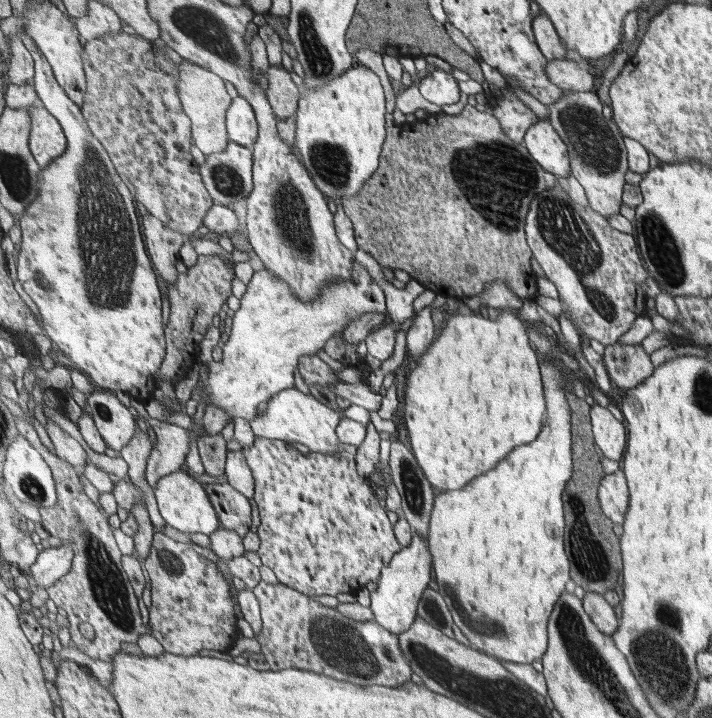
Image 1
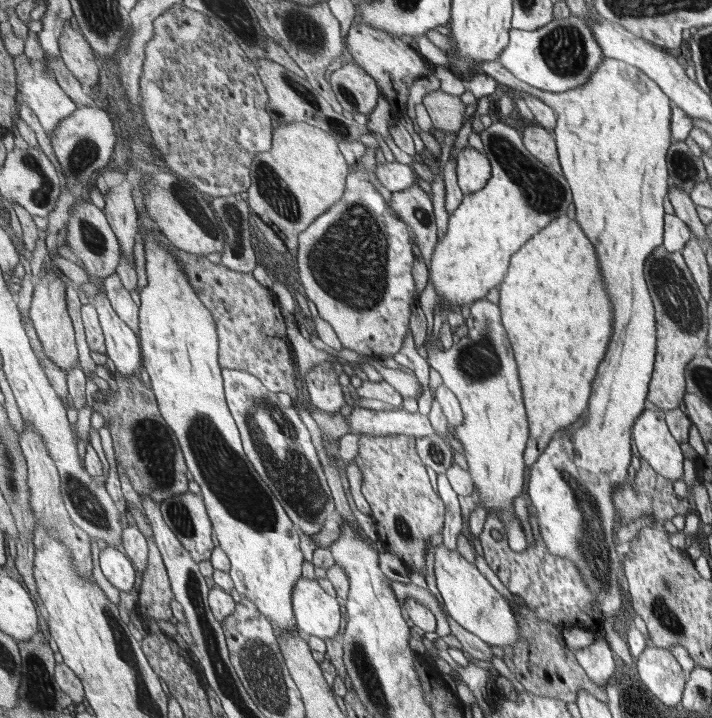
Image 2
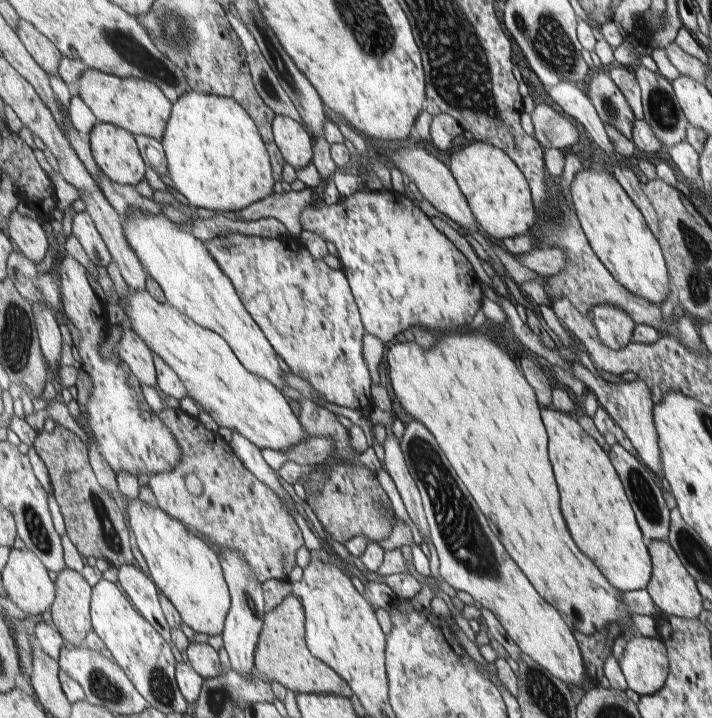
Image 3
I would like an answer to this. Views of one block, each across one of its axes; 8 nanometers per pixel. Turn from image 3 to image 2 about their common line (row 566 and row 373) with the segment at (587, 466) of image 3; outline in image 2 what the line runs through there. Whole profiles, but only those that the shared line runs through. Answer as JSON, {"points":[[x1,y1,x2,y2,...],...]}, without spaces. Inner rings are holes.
{"points":[[604,57,602,63,597,67,591,79,589,79,582,87,571,89,571,91,563,93,545,92,541,89,531,86,529,83,517,79,510,71,505,68,499,60,497,61,483,61,480,66,480,72,485,73,487,76,496,78,500,84,505,85,518,92,531,94,537,98,541,98,543,103,547,104,558,115,557,127,553,134,556,136,559,158,562,165,563,176,567,177,569,184,574,194,575,218,581,223,583,232,587,234,587,238,591,240,591,244,595,244,600,267,604,274,604,281,606,282,606,289,609,291,613,306,615,307,615,320,614,320,614,335,612,336,609,350,606,354,606,359,603,360,599,367,598,376,595,377,594,391,592,392,590,403,586,414,583,414,585,423,582,427,575,430,573,433,561,434,560,438,551,441,546,448,546,451,539,457,537,463,529,468,529,475,527,476,527,488,525,489,524,496,528,505,535,506,538,512,538,519,540,522,540,529,548,546,548,549,557,556,562,556,571,559,575,562,576,567,579,567,579,574,583,576,585,584,589,586,591,592,595,594,595,610,601,614,602,621,611,621,619,616,621,606,626,605,624,596,621,596,621,580,619,580,619,572,621,572,621,562,619,562,619,554,617,554,617,542,615,542,615,532,619,525,617,508,614,503,614,490,619,485,622,485,628,479,629,464,633,458,633,448,631,442,634,440,633,430,635,421,642,415,642,412,647,408,647,400,649,396,651,380,654,376,654,369,656,363,656,352,658,350,658,320,656,319,656,308,654,307,654,300,650,293,650,287,646,279,646,260,650,258,653,251,659,248,659,245,664,245,664,233,666,232,666,213,665,198,670,194,671,180,670,168,667,161,667,153,674,142,674,137,671,136,671,116,674,114,673,103,670,97,667,96,663,89,646,73,643,69,637,68,635,65,626,64,622,60]]}

